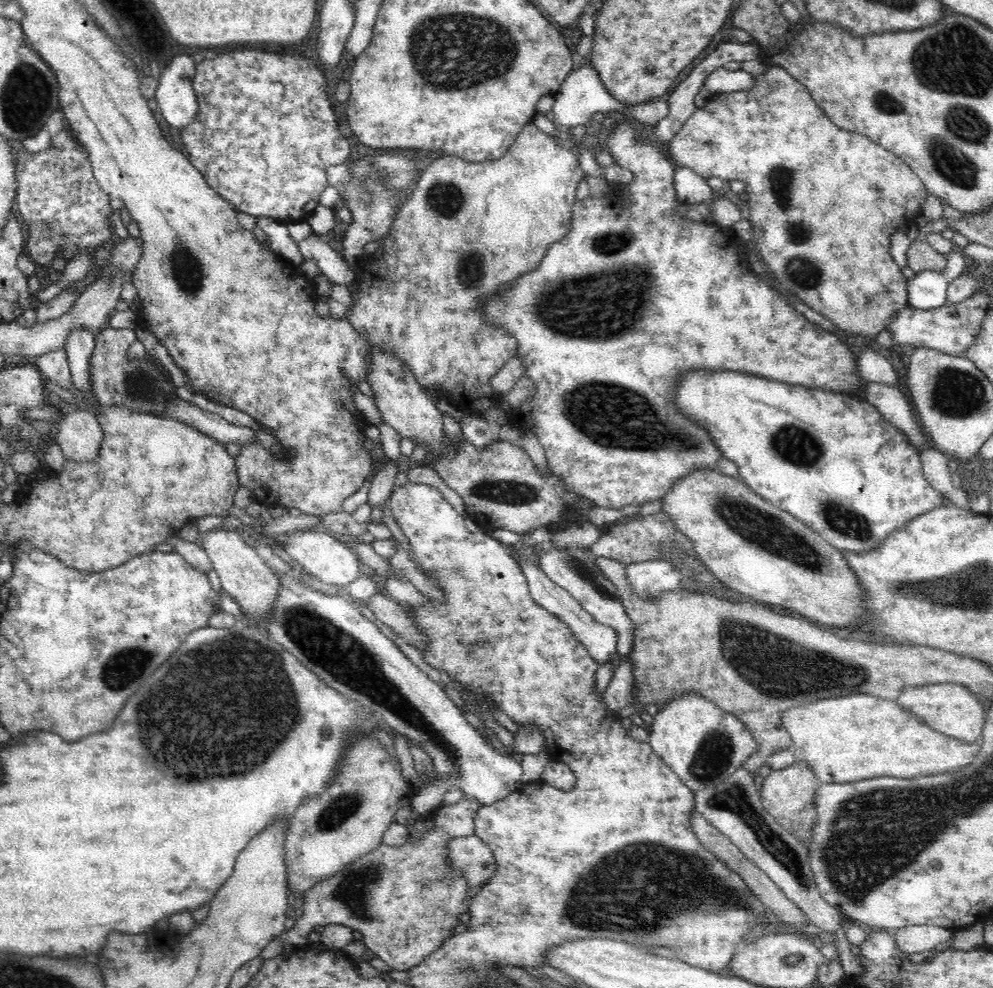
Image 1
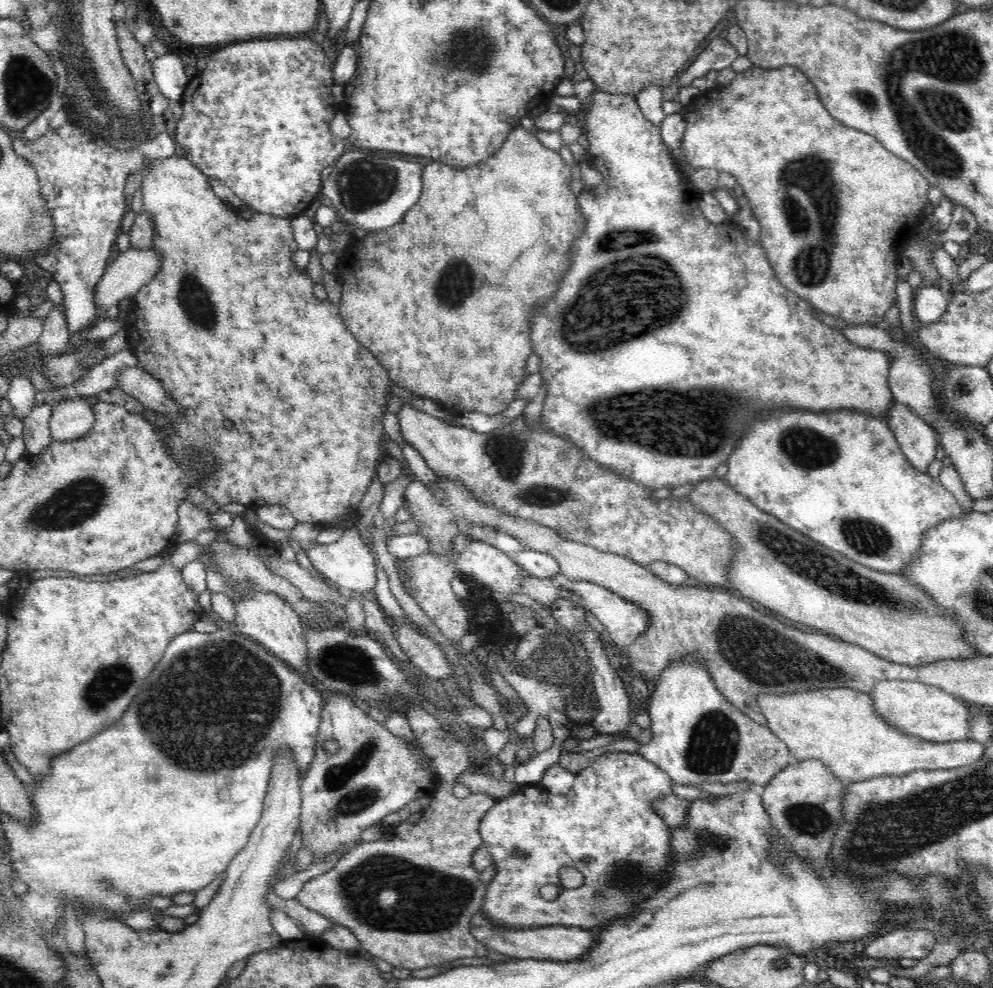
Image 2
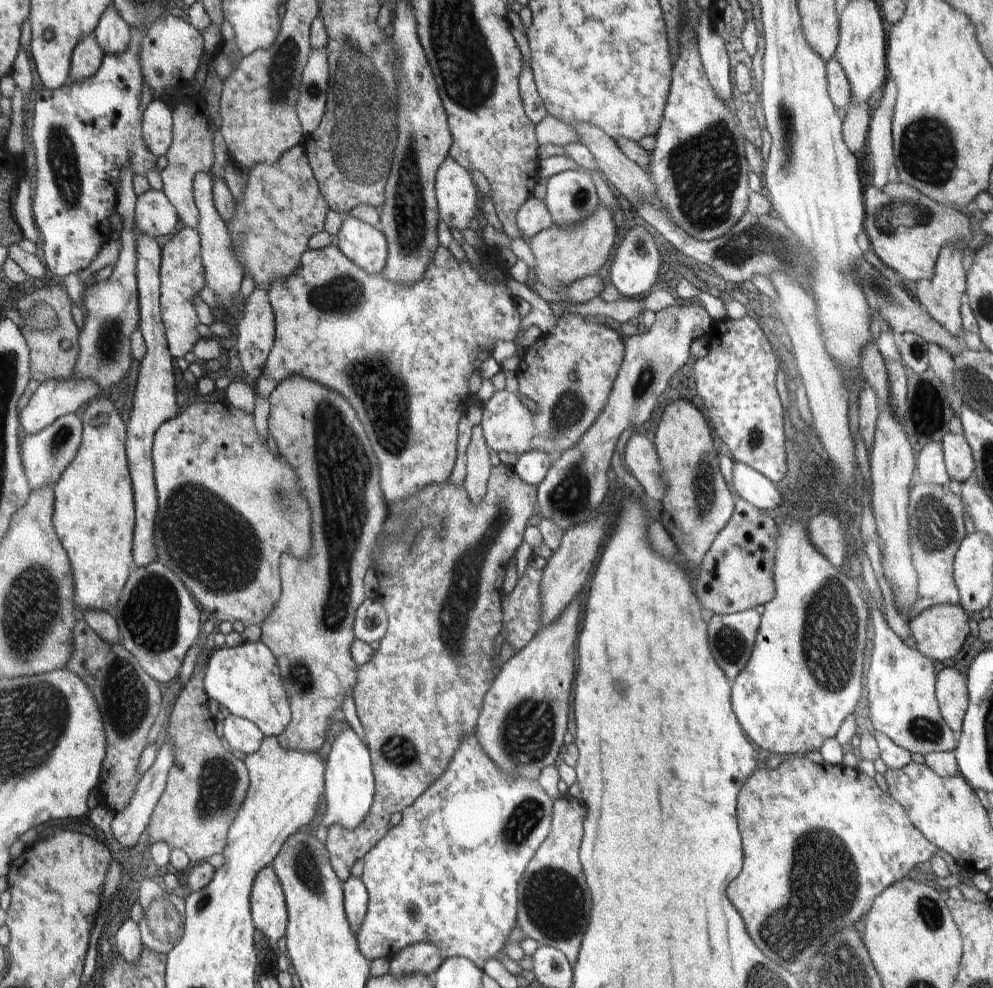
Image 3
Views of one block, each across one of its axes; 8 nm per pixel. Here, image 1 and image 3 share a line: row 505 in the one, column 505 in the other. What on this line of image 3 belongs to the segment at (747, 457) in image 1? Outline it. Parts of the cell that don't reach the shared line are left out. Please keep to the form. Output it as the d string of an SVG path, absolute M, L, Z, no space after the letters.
M475 734L462 738L462 744L456 750L456 754L452 756L446 772L420 798L417 798L412 806L402 810L402 820L399 825L390 826L388 832L378 841L378 844L375 844L374 848L371 848L370 852L363 856L364 867L360 880L362 880L362 884L368 891L369 900L364 920L362 920L362 924L356 932L360 952L368 960L373 961L377 958L391 958L406 946L432 942L438 948L438 954L440 954L442 960L468 958L470 962L474 962L480 970L483 970L486 961L496 957L496 954L506 945L508 934L517 927L518 884L522 874L526 872L527 864L534 858L538 848L550 832L553 814L552 802L553 798L544 792L544 788L540 786L538 780L514 778L514 776L502 774L502 770L484 754L484 750L478 744Z

